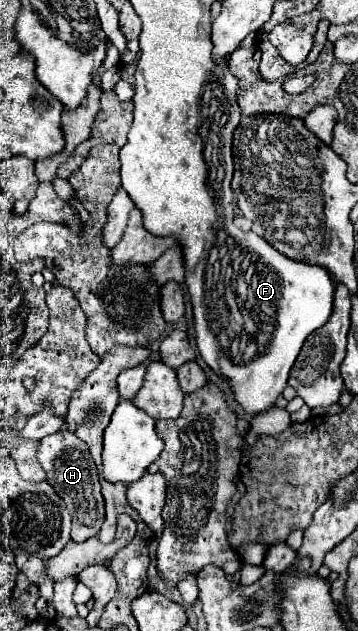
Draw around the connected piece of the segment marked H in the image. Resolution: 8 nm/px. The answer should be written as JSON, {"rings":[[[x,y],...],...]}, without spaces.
{"rings":[[[60,430],[58,434],[50,434],[40,440],[38,460],[48,474],[46,480],[52,484],[52,488],[58,492],[58,496],[66,502],[66,508],[70,508],[72,540],[84,542],[92,536],[98,536],[98,532],[104,524],[104,498],[100,492],[96,464],[88,452],[86,442],[82,442],[70,430]]]}

